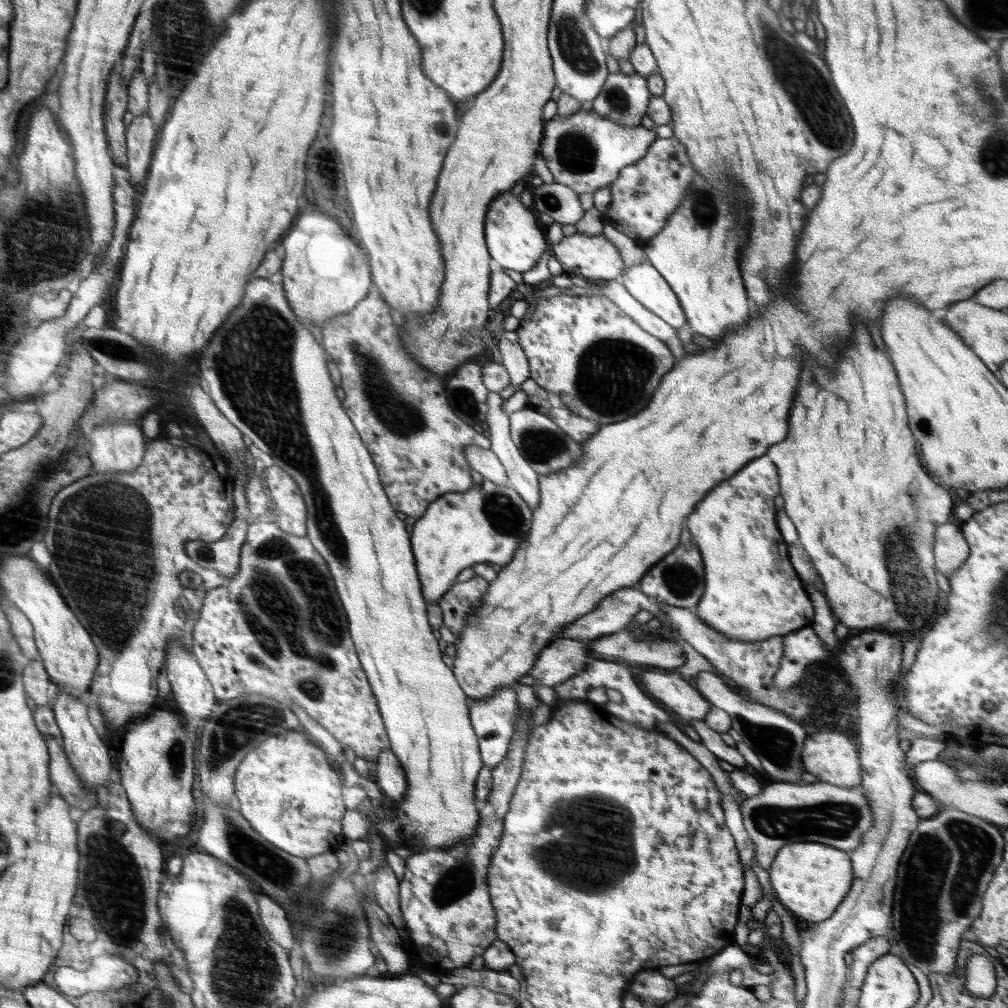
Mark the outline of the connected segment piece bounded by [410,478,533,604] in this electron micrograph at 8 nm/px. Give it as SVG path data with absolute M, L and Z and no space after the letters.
M484 478L482 484L475 483L471 489L467 491L452 491L438 497L435 501L429 504L426 509L424 516L417 519L412 528L412 535L410 535L411 547L415 556L416 570L418 571L418 576L421 582L422 594L425 598L427 604L438 602L444 593L451 587L452 582L456 582L460 572L465 570L465 568L471 567L476 563L489 563L493 564L495 567L504 566L508 564L510 560L513 559L514 551L521 545L521 542L525 540L528 531L530 530L530 525L532 522L533 511L527 505L527 502L512 488L510 485L500 486L499 484L494 484L491 480Z

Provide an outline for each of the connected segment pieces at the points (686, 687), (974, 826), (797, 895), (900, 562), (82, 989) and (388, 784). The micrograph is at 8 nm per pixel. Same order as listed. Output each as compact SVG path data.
M668 671L644 672L640 685L664 708L673 710L686 722L703 720L712 708L698 689L692 687L678 674L670 674Z
M944 807L934 817L919 822L900 859L893 893L893 930L890 933L904 963L915 966L926 976L931 972L951 974L955 971L960 938L981 913L984 893L996 867L1002 862L1004 848L1005 842L998 826L958 809L946 810Z
M798 842L782 846L768 872L774 896L792 915L806 924L830 918L850 891L853 880L853 866L846 851L820 842Z
M858 322L858 324L854 324L854 334L856 334L856 336L854 336L854 338L852 338L852 346L850 346L850 348L848 348L848 350L846 350L846 352L844 352L844 354L842 354L842 356L840 356L840 362L838 362L838 364L836 364L836 374L828 374L828 372L826 372L826 370L824 370L824 368L820 368L820 366L818 366L818 364L814 364L814 360L808 360L808 358L806 358L806 360L804 360L804 366L802 366L802 378L800 378L800 388L798 388L798 392L796 392L796 398L794 398L794 406L792 406L792 410L790 410L790 420L788 420L788 426L790 426L790 428L788 428L788 438L786 438L786 440L784 440L784 442L780 442L780 444L774 444L774 446L772 446L772 448L770 448L770 450L768 450L768 456L770 456L770 458L772 458L772 462L774 462L774 466L775 466L775 468L776 468L776 470L777 470L777 472L778 472L778 478L779 478L779 495L780 495L780 496L781 496L781 497L782 497L782 498L783 498L783 499L784 499L784 506L783 506L783 509L784 509L784 512L786 512L786 514L787 514L787 515L788 515L788 518L790 518L790 520L792 520L792 522L793 522L793 523L794 523L794 526L795 526L795 527L796 527L796 530L797 530L797 532L798 532L798 538L800 538L800 542L802 542L802 544L804 544L804 548L806 548L806 552L808 552L808 556L810 556L810 560L812 560L812 564L814 564L814 568L816 568L816 570L818 570L818 574L820 574L820 578L821 578L821 584L824 584L824 586L823 586L823 588L824 588L824 592L823 592L823 594L826 594L826 598L828 598L828 600L827 600L827 602L828 602L828 604L829 604L829 606L830 606L830 609L831 609L831 612L832 612L832 614L834 614L834 616L836 616L836 620L837 620L837 622L838 622L838 623L840 623L840 624L842 624L842 625L844 625L844 626L845 626L845 627L848 627L848 628L849 628L849 629L850 629L850 628L884 628L884 630L886 630L886 628L888 628L888 630L892 630L892 632L894 632L894 630L896 630L896 632L898 632L898 630L904 630L904 632L916 632L916 630L920 630L920 628L924 628L924 626L926 626L926 622L928 622L928 620L930 620L930 618L932 618L932 623L933 623L933 616L934 616L934 614L936 614L936 604L938 604L938 594L940 594L940 589L939 589L939 587L938 587L938 585L937 585L937 582L936 582L936 579L935 579L935 574L934 574L934 568L935 568L935 565L934 565L934 564L935 564L935 556L934 556L934 555L933 555L933 544L934 544L934 539L935 539L935 538L934 538L934 533L935 533L935 532L934 532L934 530L936 530L936 527L938 527L938 526L940 526L940 525L941 525L941 524L944 524L944 523L945 523L945 522L948 522L948 521L950 521L950 520L952 520L952 517L953 517L953 515L954 515L954 512L952 512L952 506L954 506L954 502L952 502L952 498L950 498L950 494L948 494L948 492L946 492L946 490L944 490L944 488L940 488L940 486L938 486L938 484L936 484L936 482L932 482L932 478L930 478L930 476L928 476L928 474L926 474L926 472L924 472L924 470L922 470L922 464L920 464L920 458L918 458L918 450L916 450L916 440L914 440L914 435L913 435L913 434L912 434L912 432L910 432L910 427L909 427L909 426L908 426L908 419L907 419L907 411L906 411L906 410L905 410L905 398L904 398L904 396L903 396L903 394L902 394L902 391L901 391L901 386L900 386L900 385L899 385L899 381L898 381L898 378L897 378L897 375L896 375L896 372L895 372L895 369L894 369L894 366L893 366L893 365L892 365L892 364L891 364L891 360L888 360L888 358L887 358L887 357L886 357L886 354L884 354L884 352L882 352L882 351L880 351L880 350L879 350L879 349L878 349L878 348L877 348L877 346L876 346L876 344L875 344L875 343L874 343L874 340L873 340L873 339L872 339L872 338L870 338L870 336L868 336L868 330L866 330L866 328L864 328L864 326L862 326L862 324L860 324L860 322Z
M104 955L93 958L85 971L75 971L72 966L59 968L55 981L68 996L81 996L91 990L119 990L137 982L138 971L126 960Z
M386 749L382 751L373 765L373 779L381 788L384 795L400 801L407 789L406 773L400 764L398 757Z

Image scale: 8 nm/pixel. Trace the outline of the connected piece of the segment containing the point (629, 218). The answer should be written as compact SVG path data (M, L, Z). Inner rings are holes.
M674 136L672 138L657 138L648 149L648 152L640 159L637 163L629 164L625 166L618 175L618 178L614 180L612 184L609 184L609 189L611 192L611 201L607 208L606 219L607 221L613 223L613 227L628 236L628 238L635 239L639 243L645 243L648 239L651 239L653 236L656 236L662 228L665 227L669 216L673 214L674 211L677 210L681 200L685 197L687 188L689 187L690 180L692 180L692 176L694 176L695 168L691 163L691 160L688 158L686 147Z

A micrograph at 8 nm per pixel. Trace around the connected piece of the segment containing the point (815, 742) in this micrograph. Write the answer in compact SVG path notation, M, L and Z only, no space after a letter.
M820 728L813 731L804 743L801 761L806 772L815 775L819 782L826 782L844 788L861 784L858 741L844 732L824 732Z

